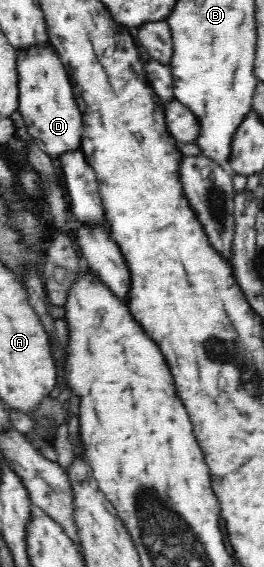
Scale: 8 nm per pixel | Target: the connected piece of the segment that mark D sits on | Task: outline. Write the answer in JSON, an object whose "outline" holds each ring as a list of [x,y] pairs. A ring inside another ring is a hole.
{"outline":[[[49,41],[35,42],[30,46],[16,49],[17,71],[16,82],[18,87],[18,111],[23,117],[27,133],[31,135],[35,145],[51,157],[58,159],[60,153],[75,149],[81,143],[81,111],[77,105],[77,99],[73,95],[73,85],[67,75],[65,65],[61,63],[61,57],[57,48]]]}

